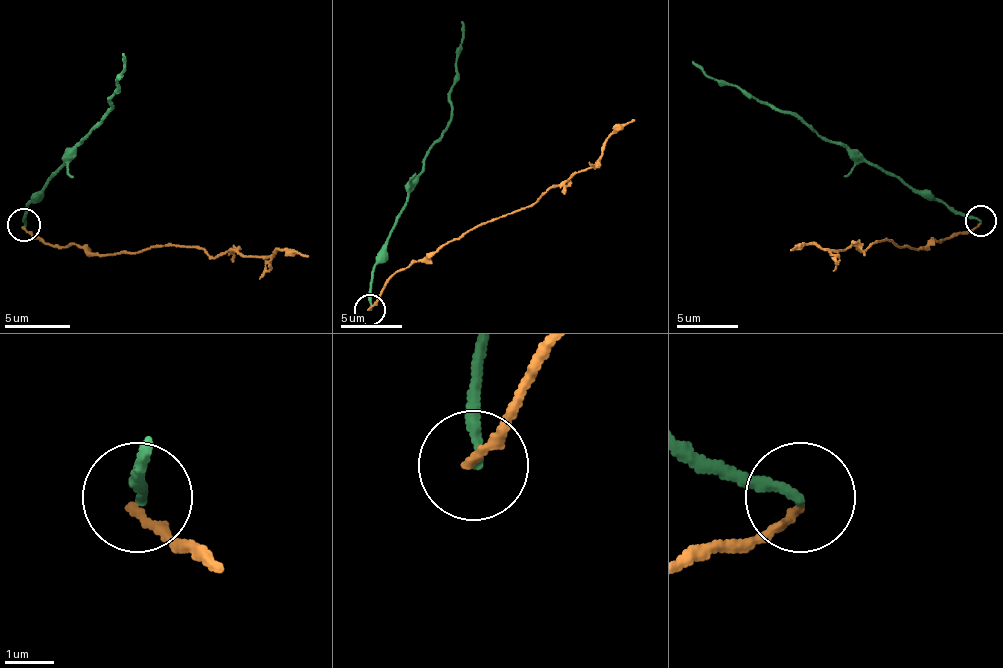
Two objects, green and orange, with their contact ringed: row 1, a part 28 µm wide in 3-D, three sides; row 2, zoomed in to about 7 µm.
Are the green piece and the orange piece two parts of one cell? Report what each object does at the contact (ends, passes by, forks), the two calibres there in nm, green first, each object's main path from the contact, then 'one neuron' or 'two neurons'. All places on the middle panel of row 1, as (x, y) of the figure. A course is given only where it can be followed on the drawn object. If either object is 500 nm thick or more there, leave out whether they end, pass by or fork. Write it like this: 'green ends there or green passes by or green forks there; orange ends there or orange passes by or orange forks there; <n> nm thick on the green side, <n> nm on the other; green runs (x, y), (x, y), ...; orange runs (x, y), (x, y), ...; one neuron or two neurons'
green ends there; orange ends there; 200 nm thick on the green side, 180 nm on the other; green runs (370, 309), (370, 275), (407, 202), (407, 184), (446, 129), (456, 77), (456, 47), (462, 22); orange runs (370, 309), (395, 275), (587, 172), (605, 141), (635, 120); two neurons

